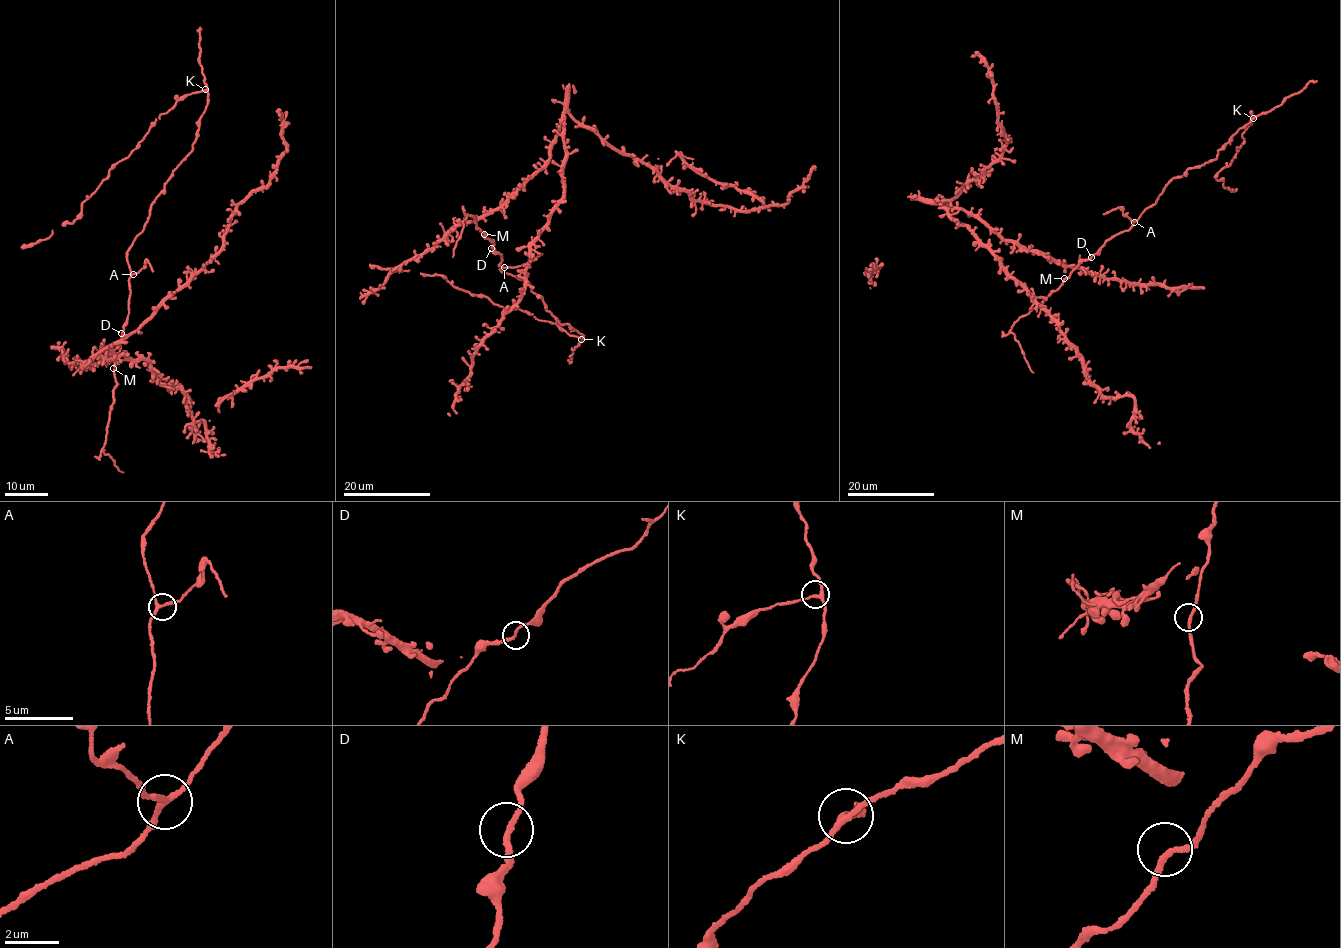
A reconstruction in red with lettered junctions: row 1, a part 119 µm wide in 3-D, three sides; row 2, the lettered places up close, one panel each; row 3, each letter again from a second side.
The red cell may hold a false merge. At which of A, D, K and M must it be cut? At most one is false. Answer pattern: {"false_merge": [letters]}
{"false_merge": ["A"]}

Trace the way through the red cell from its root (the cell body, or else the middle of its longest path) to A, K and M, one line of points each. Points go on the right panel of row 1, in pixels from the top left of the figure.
A: (1090, 258), (1134, 222)
K: (1090, 258), (1110, 239), (1130, 228), (1155, 203), (1167, 183), (1189, 168), (1213, 160), (1230, 137), (1253, 118)
M: (1090, 258), (1064, 278)

